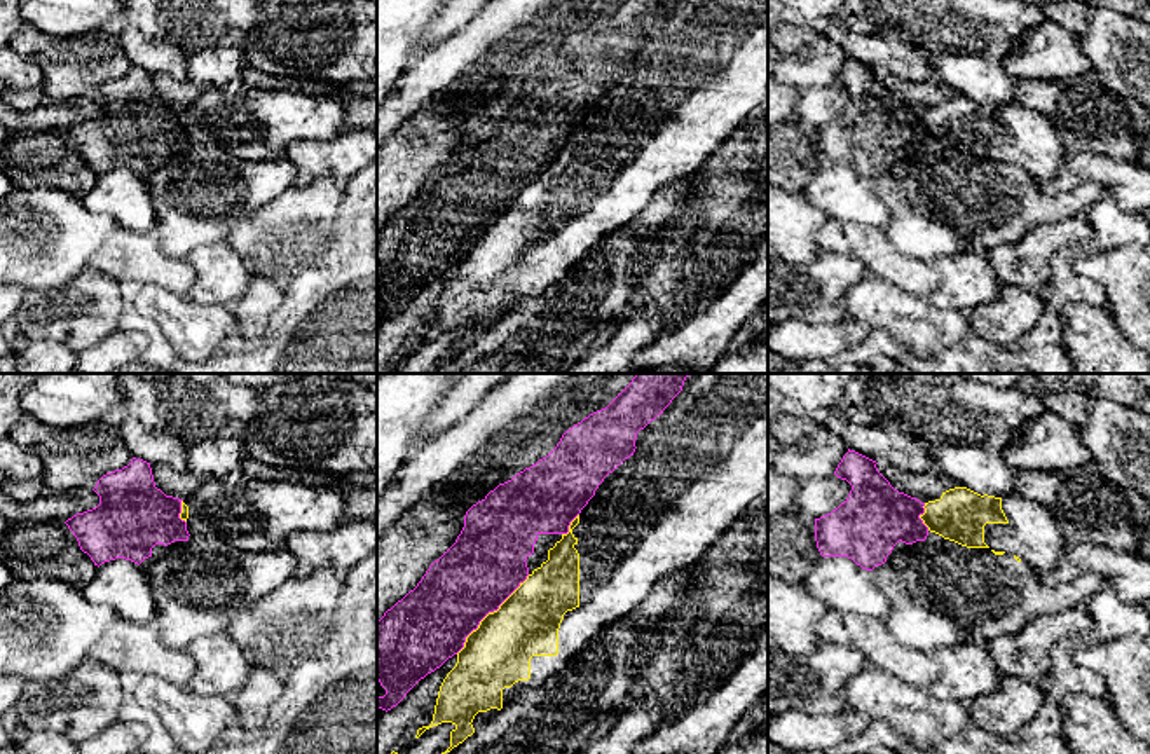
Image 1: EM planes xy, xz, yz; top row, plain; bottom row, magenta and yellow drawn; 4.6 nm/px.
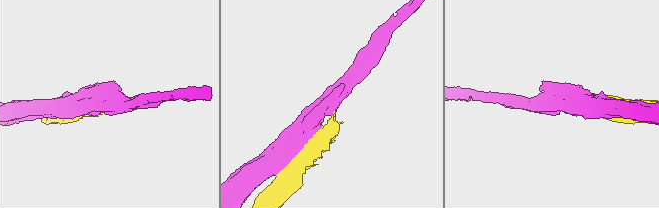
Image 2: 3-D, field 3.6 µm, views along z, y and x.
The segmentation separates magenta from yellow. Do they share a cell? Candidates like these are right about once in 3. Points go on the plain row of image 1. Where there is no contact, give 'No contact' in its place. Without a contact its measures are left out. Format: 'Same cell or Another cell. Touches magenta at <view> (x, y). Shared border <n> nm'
Another cell. Touches magenta at xz (489, 220). Shared border 500 nm

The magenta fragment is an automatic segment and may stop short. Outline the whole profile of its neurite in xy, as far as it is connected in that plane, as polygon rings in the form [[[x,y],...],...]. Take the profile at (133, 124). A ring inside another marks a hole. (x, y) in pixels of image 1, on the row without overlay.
[[[133,66],[127,75],[103,84],[92,98],[99,113],[65,133],[94,175],[115,168],[141,173],[155,154],[188,150],[180,127],[181,110],[155,96],[150,72]]]

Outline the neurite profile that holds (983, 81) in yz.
[[[937,54],[932,61],[935,82],[981,105],[1005,106],[1014,98],[1019,79],[1005,68],[975,54]]]

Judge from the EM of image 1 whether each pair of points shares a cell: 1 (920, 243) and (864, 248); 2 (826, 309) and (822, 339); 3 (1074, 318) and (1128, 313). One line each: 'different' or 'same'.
1: different
2: different
3: different

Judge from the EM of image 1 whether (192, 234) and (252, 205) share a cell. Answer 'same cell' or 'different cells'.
same cell

